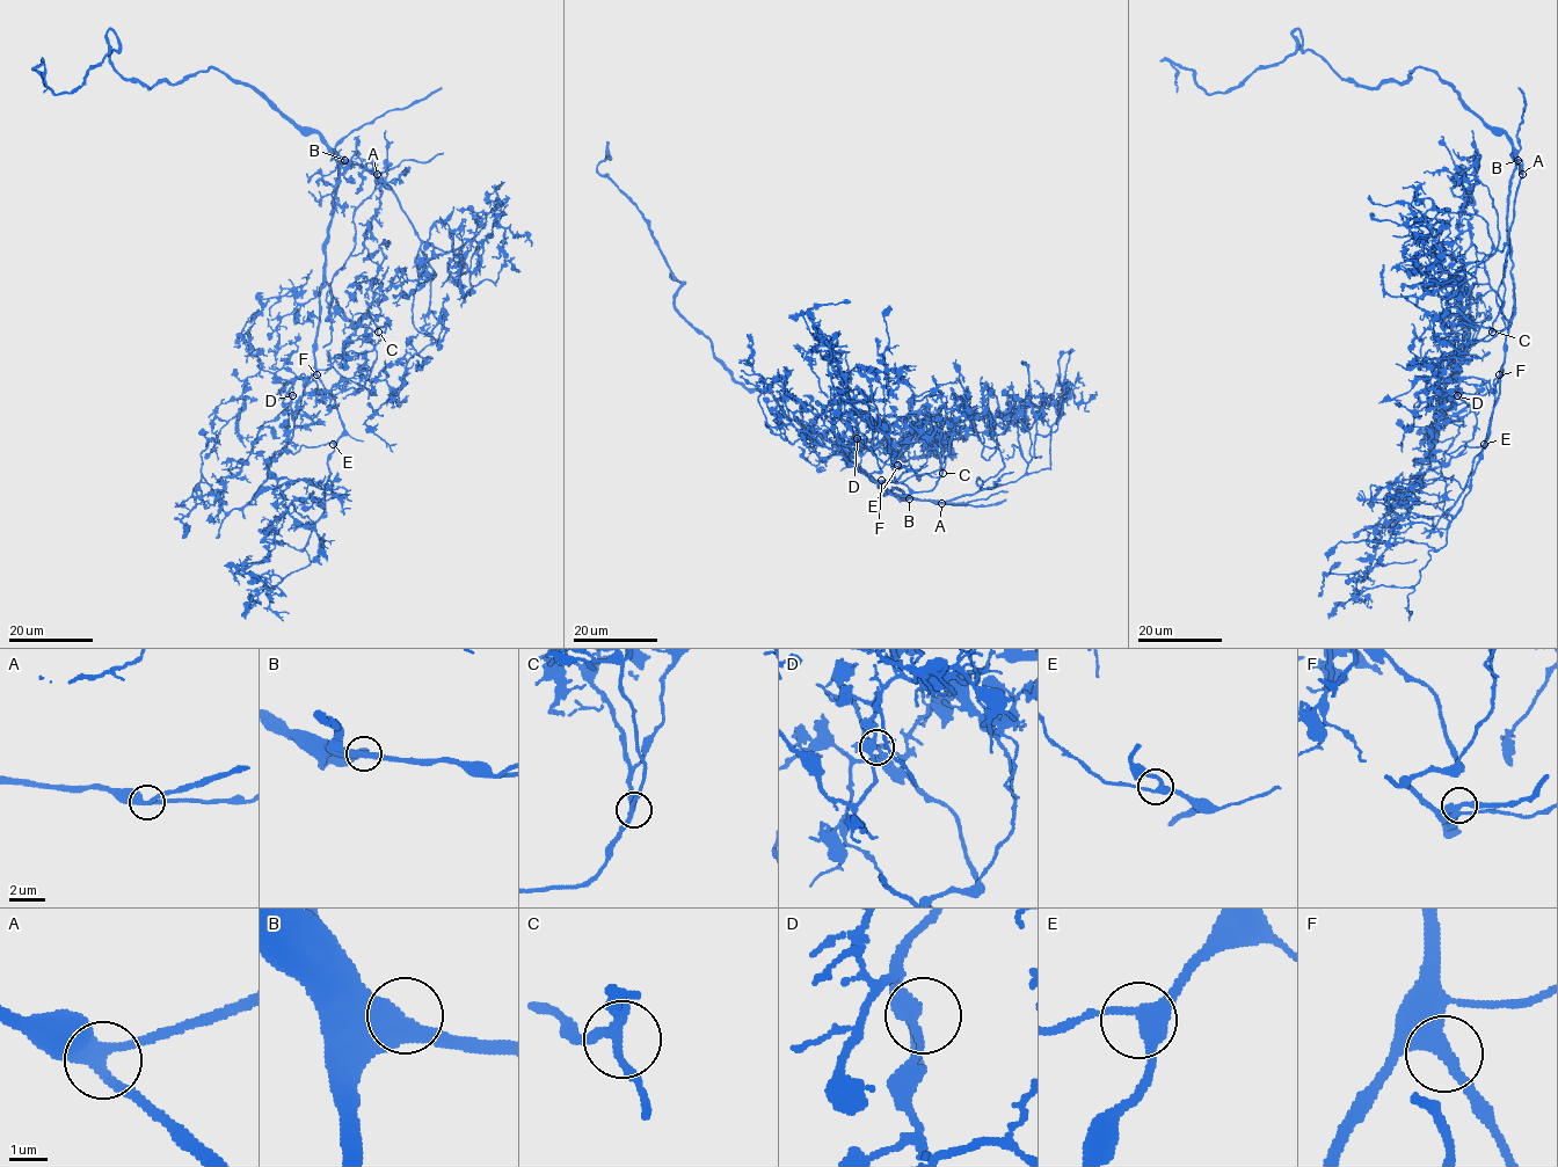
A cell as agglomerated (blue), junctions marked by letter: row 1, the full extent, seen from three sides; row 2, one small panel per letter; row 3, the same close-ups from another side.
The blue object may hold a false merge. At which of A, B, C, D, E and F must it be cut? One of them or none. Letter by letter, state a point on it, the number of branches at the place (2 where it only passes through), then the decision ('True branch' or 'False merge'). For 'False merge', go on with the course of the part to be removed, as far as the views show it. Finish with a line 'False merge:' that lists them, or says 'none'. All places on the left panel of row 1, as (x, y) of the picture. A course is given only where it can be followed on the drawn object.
A: Place: (377, 174). Branches: 3. True branch
B: Place: (344, 160). Branches: 2. True branch
C: Place: (378, 332). Branches: 3. True branch
D: Place: (292, 395). Branches: 3. True branch
E: Place: (333, 444). Branches: 3. True branch
F: Place: (317, 374). Branches: 2. True branch
False merge: none

